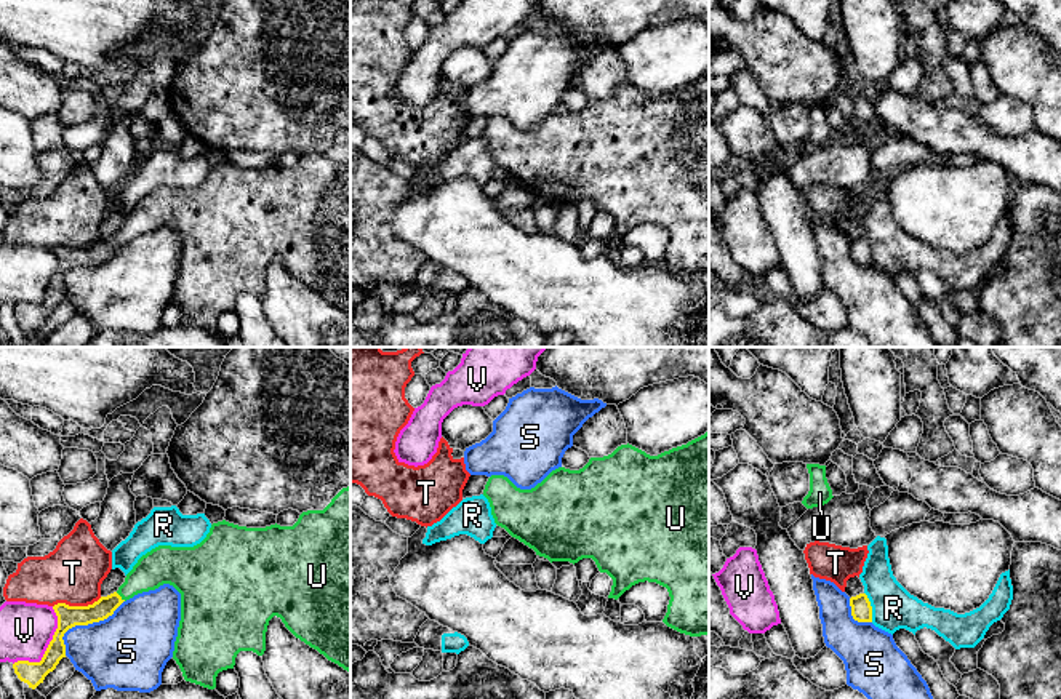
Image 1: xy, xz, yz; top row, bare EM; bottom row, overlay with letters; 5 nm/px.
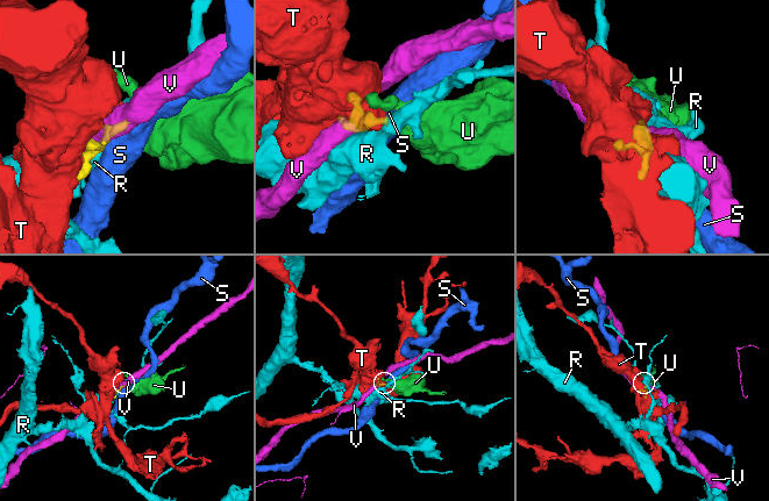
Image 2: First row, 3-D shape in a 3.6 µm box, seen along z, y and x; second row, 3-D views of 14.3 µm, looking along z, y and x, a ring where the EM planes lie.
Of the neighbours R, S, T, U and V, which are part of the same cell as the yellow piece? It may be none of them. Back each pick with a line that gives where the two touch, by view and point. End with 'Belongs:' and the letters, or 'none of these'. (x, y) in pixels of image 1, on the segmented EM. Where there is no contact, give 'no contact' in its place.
U: xy (119, 595)
Belongs: U

